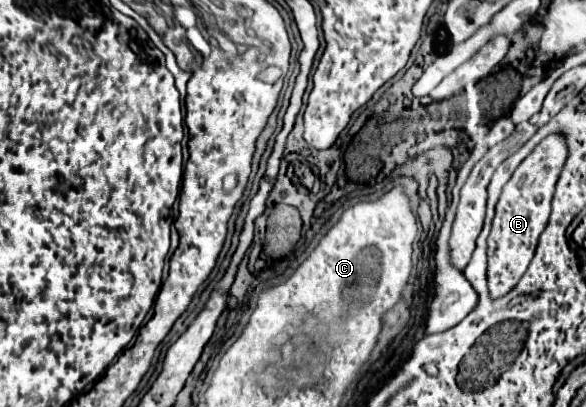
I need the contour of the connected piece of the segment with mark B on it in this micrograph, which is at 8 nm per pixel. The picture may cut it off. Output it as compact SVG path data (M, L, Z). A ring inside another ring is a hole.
M549 135L535 147L531 155L523 159L523 163L515 169L513 177L503 187L503 193L497 201L493 229L487 239L487 285L491 299L507 295L527 271L535 255L537 239L547 225L555 183L561 175L565 157L567 157L565 137Z

